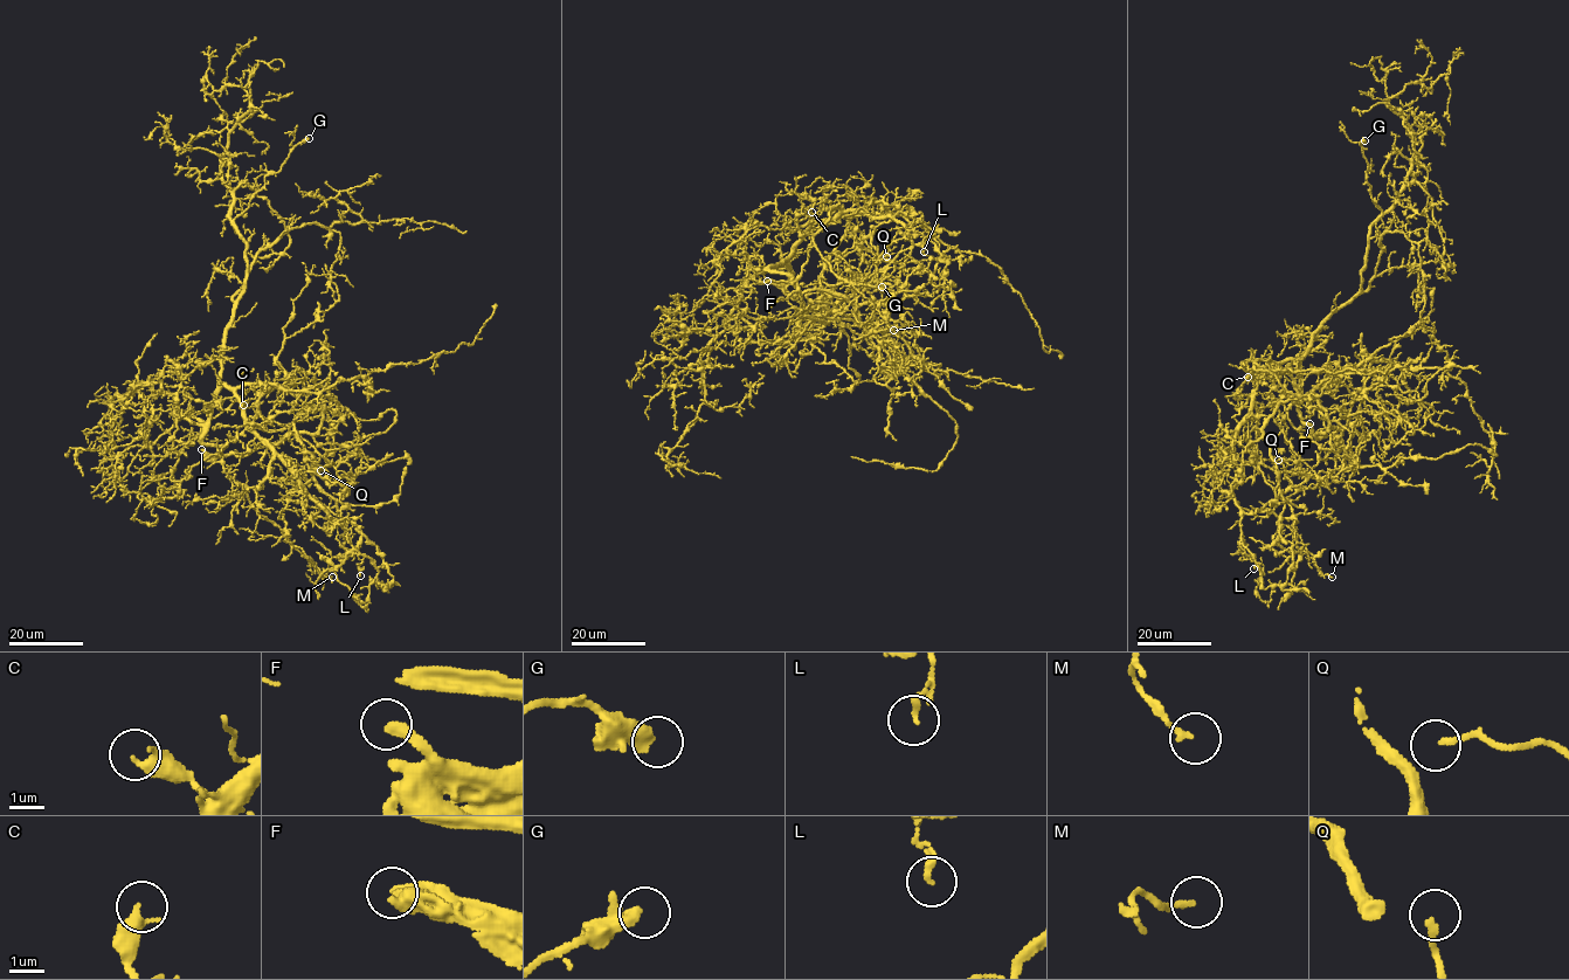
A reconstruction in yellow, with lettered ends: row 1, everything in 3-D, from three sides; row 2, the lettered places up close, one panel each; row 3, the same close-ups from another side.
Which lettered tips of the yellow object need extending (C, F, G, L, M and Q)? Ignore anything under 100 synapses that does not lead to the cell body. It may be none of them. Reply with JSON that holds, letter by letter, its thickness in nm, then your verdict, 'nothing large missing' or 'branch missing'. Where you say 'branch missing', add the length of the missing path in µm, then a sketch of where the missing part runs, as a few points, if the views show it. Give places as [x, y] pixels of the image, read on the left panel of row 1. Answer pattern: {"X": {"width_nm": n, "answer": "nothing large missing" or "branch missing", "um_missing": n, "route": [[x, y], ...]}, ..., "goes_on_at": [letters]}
{"C": {"width_nm": 260, "answer": "nothing large missing"}, "F": {"width_nm": 320, "answer": "nothing large missing"}, "G": {"width_nm": 280, "answer": "nothing large missing"}, "L": {"width_nm": 170, "answer": "nothing large missing"}, "M": {"width_nm": 170, "answer": "nothing large missing"}, "Q": {"width_nm": 180, "answer": "nothing large missing"}, "goes_on_at": []}

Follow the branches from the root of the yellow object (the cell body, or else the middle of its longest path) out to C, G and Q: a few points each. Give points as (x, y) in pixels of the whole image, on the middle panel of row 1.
C: (776, 264), (793, 250), (793, 244), (810, 222), (811, 212)
G: (776, 264), (786, 261), (801, 302), (816, 305), (803, 316), (836, 294), (852, 295), (868, 283), (882, 287)
Q: (776, 264), (811, 223), (855, 209), (869, 216), (897, 219), (911, 242), (868, 287), (884, 274), (886, 256)

